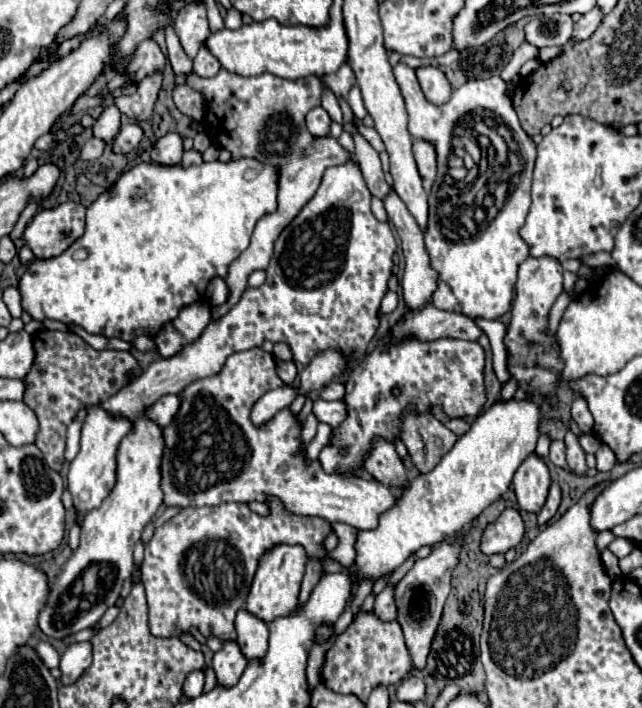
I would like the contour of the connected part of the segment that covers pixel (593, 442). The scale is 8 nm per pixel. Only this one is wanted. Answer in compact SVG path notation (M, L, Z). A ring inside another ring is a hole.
M584 434L579 438L579 443L586 454L596 454L601 443L593 434Z

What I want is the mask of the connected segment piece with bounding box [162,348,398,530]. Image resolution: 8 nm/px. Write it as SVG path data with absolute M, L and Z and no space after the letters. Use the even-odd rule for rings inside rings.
M262 348L232 354L224 368L210 378L196 380L182 392L182 406L170 426L164 428L164 458L162 458L162 490L164 502L168 506L218 506L224 502L262 502L268 494L278 496L292 514L320 516L328 522L346 522L350 526L378 528L378 516L398 500L392 490L376 480L364 480L358 476L346 478L336 474L326 474L318 462L304 464L304 454L298 454L300 446L300 426L290 412L278 412L262 428L252 426L250 408L268 390L284 386L276 374L274 356Z

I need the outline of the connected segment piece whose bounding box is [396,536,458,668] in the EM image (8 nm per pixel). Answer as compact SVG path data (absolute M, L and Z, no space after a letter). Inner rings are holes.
M458 536L454 540L446 540L438 548L432 548L432 554L424 560L416 560L414 568L396 584L396 606L398 606L398 622L404 630L406 646L412 654L414 666L424 668L426 656L430 654L430 644L434 642L434 632L438 630L444 602L450 594L450 574L458 566Z

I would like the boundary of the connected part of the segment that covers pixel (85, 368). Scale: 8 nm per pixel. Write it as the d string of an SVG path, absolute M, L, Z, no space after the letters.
M40 330L32 334L32 338L36 358L30 372L24 376L26 396L22 402L30 406L38 418L38 434L34 444L44 454L50 468L58 472L64 462L66 428L76 416L76 412L84 406L98 404L110 398L132 378L136 378L142 370L130 352L116 352L116 350L98 352L72 332Z

